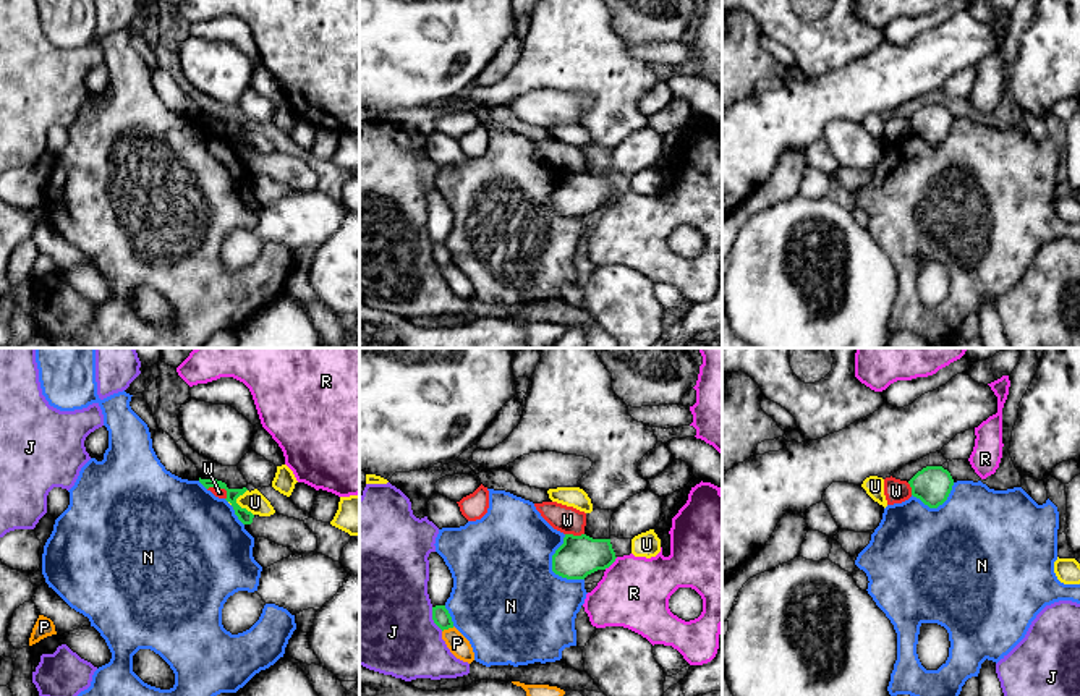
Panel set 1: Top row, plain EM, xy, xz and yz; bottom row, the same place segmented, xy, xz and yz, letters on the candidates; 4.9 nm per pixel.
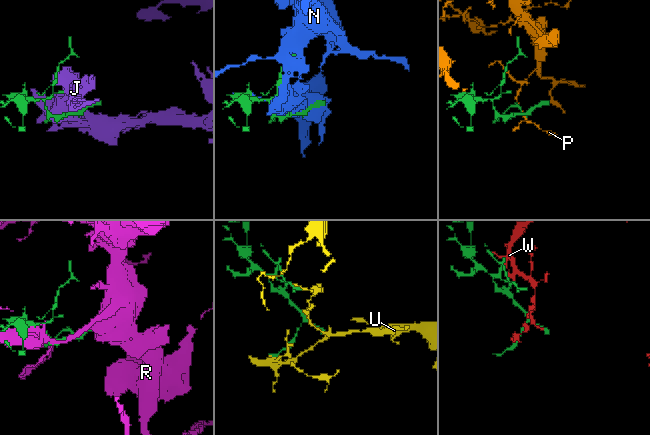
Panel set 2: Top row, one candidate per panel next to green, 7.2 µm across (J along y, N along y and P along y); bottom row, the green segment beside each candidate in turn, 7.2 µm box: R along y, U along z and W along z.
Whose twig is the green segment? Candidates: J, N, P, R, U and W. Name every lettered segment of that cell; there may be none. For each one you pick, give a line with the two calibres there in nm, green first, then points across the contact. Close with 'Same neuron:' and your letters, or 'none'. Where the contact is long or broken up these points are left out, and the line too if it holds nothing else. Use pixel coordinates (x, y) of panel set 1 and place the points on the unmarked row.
Same neuron: none

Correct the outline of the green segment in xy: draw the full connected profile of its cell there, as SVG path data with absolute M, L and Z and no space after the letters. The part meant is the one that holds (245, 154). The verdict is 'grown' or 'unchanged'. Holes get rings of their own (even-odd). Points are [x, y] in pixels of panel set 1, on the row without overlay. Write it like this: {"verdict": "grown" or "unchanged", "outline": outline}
{"verdict": "grown", "outline": "M201 117L199 120L209 125L227 128L227 139L232 141L235 152L244 162L244 167L254 175L266 175L279 183L288 185L295 191L311 191L317 186L316 172L304 162L304 159L288 155L279 151L270 154L253 152L236 141L236 136L248 126L228 126L225 120L217 117Z"}

